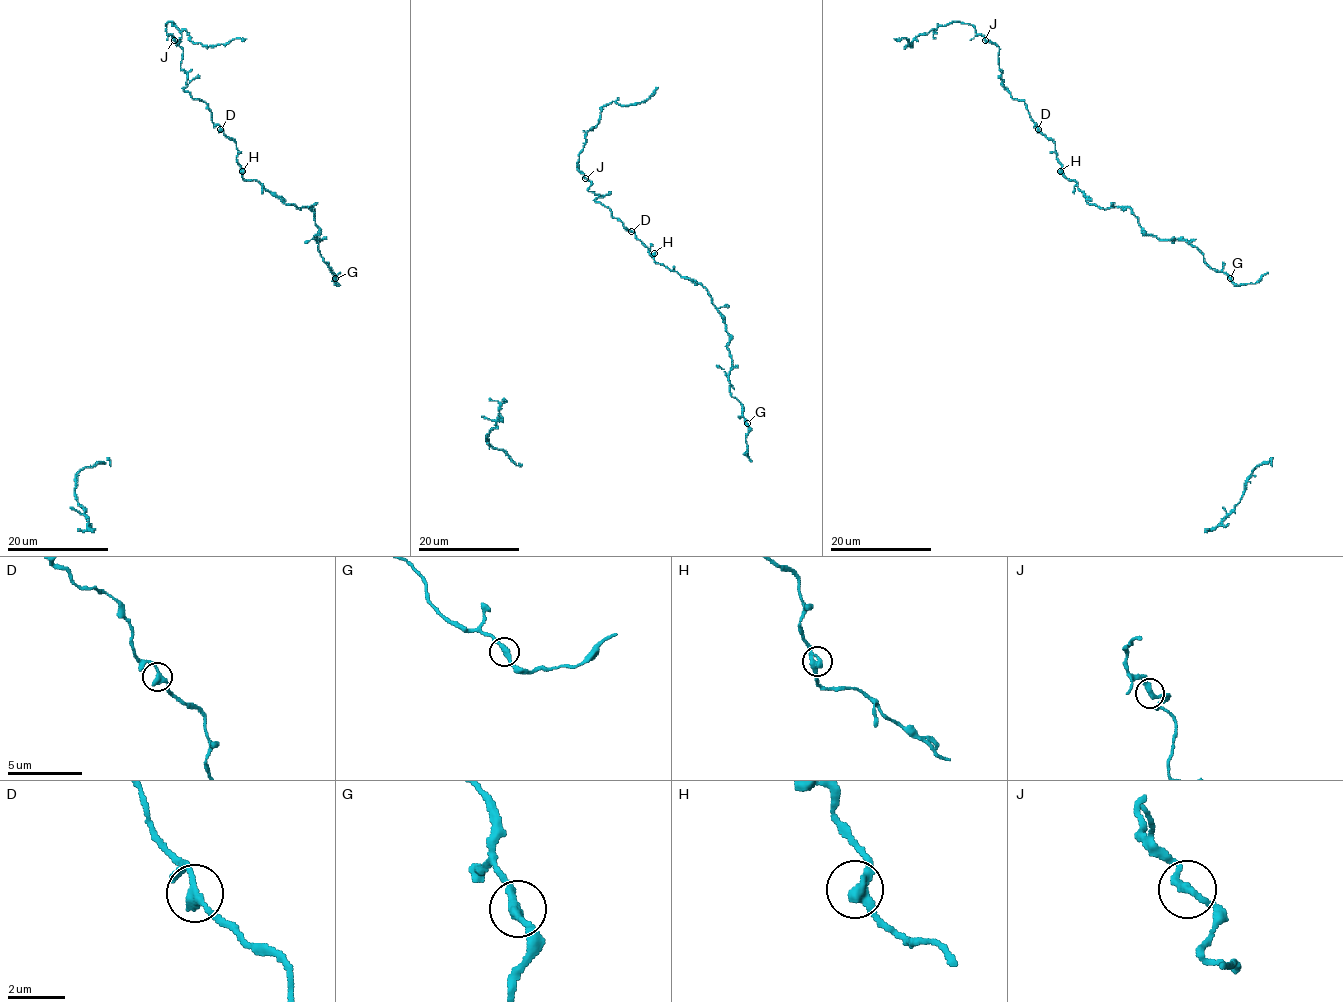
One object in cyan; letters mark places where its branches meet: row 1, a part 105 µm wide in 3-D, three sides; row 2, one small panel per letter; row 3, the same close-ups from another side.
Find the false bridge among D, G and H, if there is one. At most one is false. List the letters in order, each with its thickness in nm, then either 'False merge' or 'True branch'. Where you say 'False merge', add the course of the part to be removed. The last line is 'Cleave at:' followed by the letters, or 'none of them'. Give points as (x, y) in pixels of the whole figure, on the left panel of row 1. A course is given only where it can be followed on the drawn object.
D: Thickness 280 nm. True branch
G: Thickness 320 nm. True branch
H: Thickness 320 nm. True branch
Cleave at: none of them

